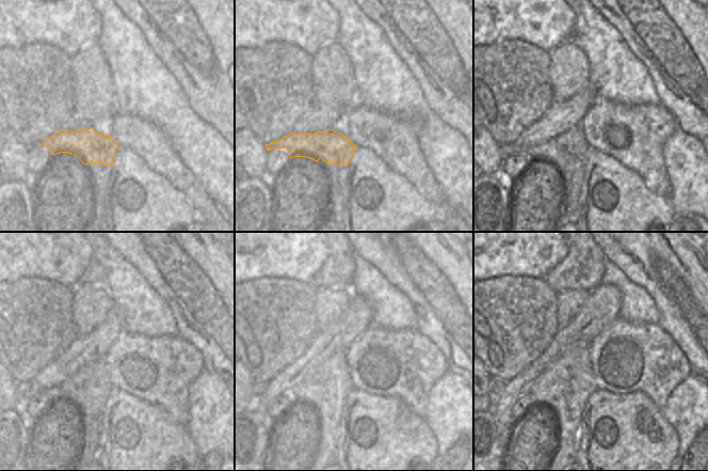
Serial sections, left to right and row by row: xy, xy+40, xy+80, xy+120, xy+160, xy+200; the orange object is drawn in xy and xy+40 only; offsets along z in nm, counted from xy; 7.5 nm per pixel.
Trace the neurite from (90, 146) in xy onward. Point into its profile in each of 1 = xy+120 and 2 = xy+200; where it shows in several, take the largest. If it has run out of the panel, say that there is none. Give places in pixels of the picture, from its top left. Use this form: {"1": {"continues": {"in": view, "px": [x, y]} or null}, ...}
{"1": {"continues": {"in": "xy+120", "px": [22, 388]}}, "2": {"continues": {"in": "xy+200", "px": [496, 387]}}}

